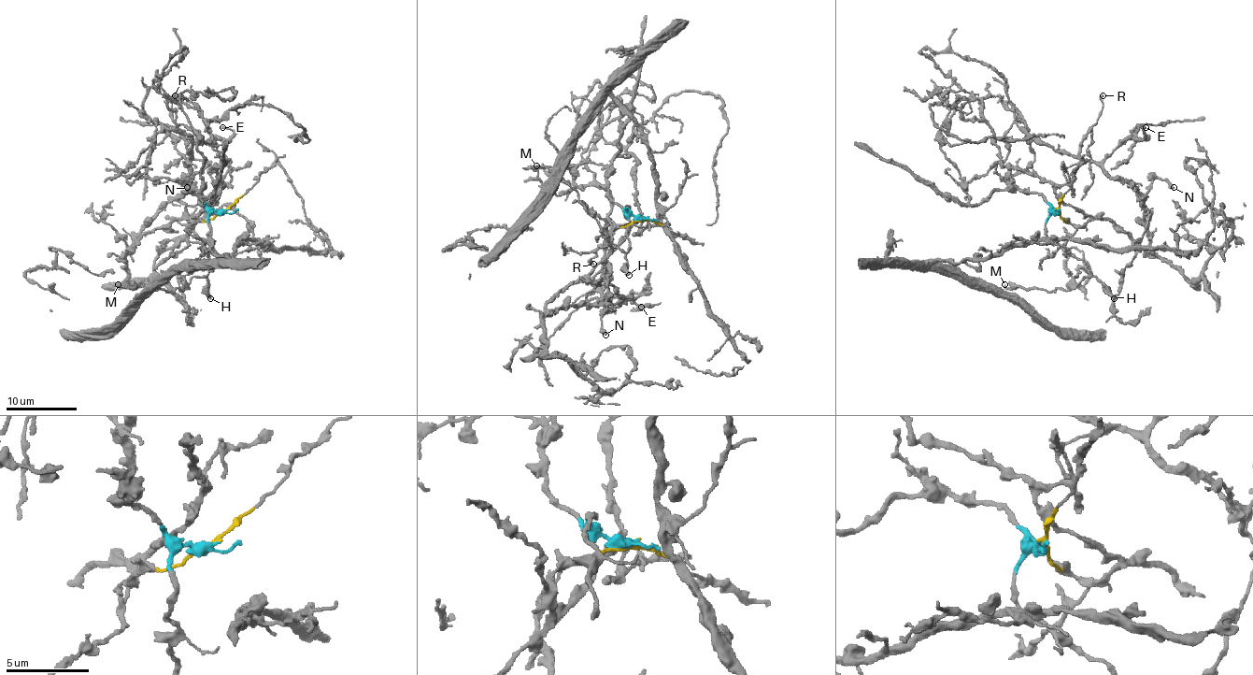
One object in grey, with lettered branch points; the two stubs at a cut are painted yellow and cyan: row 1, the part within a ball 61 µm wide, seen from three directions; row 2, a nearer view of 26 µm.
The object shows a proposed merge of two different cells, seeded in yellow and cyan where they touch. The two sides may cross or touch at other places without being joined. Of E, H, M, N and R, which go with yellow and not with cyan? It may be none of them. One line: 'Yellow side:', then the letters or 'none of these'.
Yellow side: E, N, R

